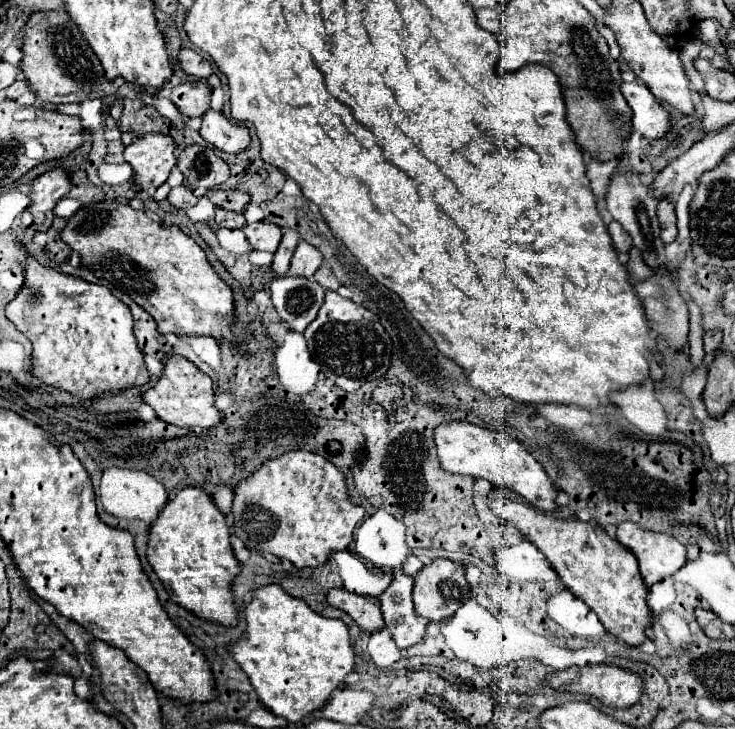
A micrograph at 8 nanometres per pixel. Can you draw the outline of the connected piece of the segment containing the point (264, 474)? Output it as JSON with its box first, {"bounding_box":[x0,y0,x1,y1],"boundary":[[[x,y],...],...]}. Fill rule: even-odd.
{"bounding_box":[231,451,365,567],"boundary":[[[289,451],[281,457],[265,461],[257,471],[237,483],[231,509],[235,517],[235,535],[247,549],[273,553],[279,559],[289,559],[295,567],[319,567],[333,551],[347,549],[353,541],[355,525],[365,517],[365,509],[355,505],[349,497],[343,471],[321,455],[309,451]]]}

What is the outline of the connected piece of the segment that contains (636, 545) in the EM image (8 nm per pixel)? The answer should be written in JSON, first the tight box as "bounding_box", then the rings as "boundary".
{"bounding_box":[615,521,685,585],"boundary":[[[633,521],[617,525],[615,539],[639,561],[639,571],[647,585],[657,583],[685,565],[685,547],[671,535],[653,533]]]}

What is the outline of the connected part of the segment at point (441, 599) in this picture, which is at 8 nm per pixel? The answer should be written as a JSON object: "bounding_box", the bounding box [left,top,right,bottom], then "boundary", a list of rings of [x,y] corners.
{"bounding_box":[413,559,469,621],"boundary":[[[451,559],[431,561],[413,579],[415,579],[415,585],[413,585],[415,613],[421,617],[427,617],[431,621],[441,621],[441,619],[451,617],[469,597],[469,583],[465,579],[465,571],[459,563],[455,563]]]}

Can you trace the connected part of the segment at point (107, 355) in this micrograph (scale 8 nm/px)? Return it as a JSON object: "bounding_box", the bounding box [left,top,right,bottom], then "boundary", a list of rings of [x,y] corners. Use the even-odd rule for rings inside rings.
{"bounding_box":[5,255,149,399],"boundary":[[[27,255],[25,265],[25,281],[15,299],[7,303],[5,313],[15,323],[15,327],[33,343],[31,373],[37,379],[41,379],[45,385],[71,391],[81,399],[93,399],[105,391],[119,391],[149,381],[143,353],[133,337],[133,315],[121,299],[117,299],[103,285],[93,285],[81,277],[65,275],[53,267],[45,267],[33,255]]]}

